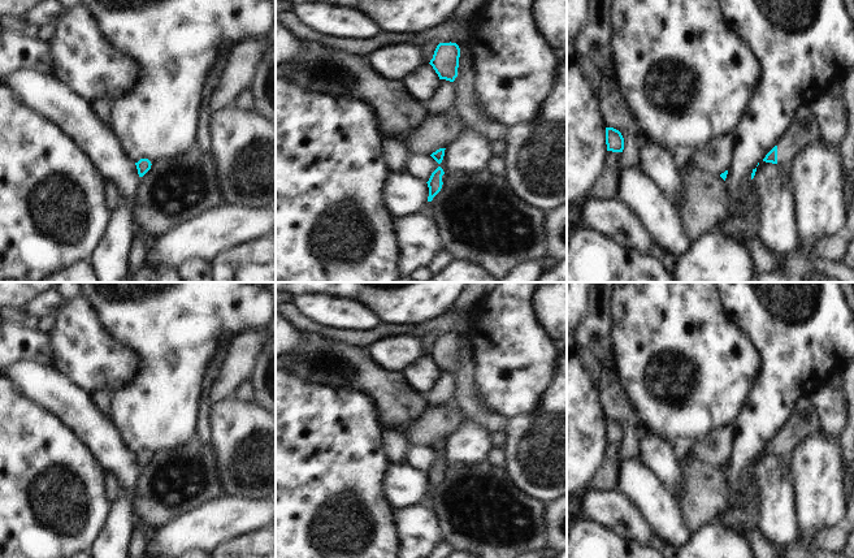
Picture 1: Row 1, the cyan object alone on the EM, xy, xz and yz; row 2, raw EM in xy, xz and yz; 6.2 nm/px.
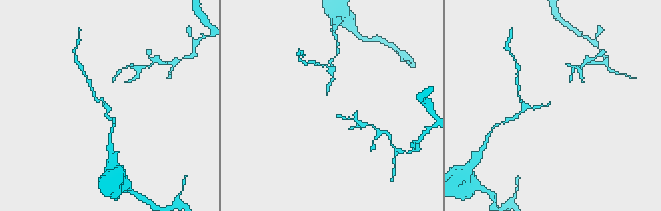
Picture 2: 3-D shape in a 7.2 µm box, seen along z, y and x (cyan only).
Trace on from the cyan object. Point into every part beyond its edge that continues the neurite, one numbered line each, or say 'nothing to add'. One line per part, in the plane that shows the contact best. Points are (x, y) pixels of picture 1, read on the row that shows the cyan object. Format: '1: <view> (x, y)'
1: yz (803, 132).

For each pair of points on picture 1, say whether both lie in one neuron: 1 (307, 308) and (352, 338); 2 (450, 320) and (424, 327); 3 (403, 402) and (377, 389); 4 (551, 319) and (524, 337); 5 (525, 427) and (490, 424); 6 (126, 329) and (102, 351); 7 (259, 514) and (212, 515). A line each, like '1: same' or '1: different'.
1: different
2: same
3: same
4: different
5: different
6: different
7: same

